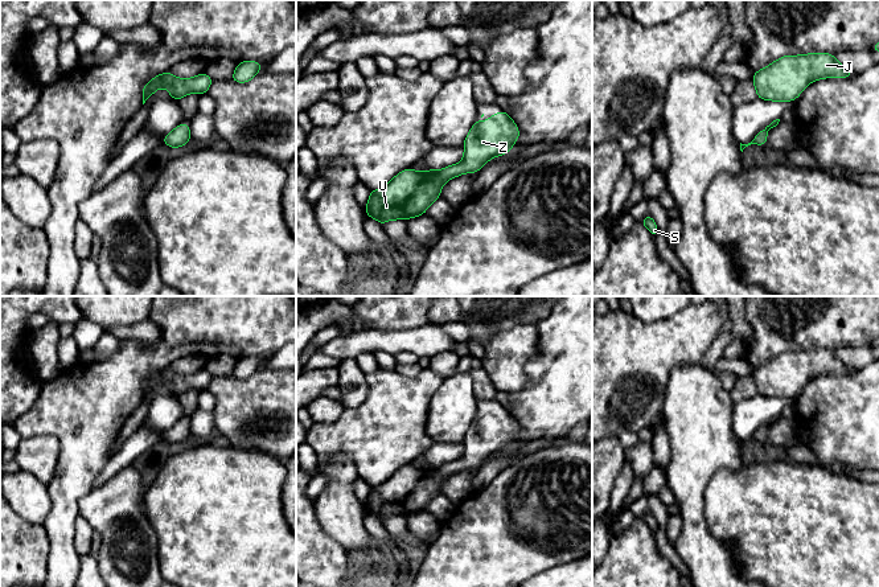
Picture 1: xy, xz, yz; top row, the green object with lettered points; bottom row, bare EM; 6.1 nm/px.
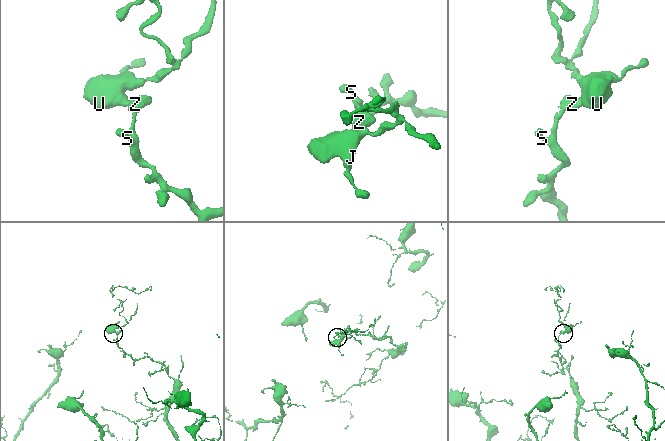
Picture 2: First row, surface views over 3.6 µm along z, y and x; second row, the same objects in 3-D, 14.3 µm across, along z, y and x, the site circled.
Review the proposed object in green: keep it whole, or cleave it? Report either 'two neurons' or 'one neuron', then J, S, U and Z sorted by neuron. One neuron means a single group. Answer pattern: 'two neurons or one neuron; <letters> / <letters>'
one neuron; J S U Z

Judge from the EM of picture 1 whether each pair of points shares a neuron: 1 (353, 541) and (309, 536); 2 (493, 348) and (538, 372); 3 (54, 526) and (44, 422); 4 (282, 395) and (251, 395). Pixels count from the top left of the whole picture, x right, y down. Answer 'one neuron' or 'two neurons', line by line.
1: two neurons
2: two neurons
3: one neuron
4: one neuron

